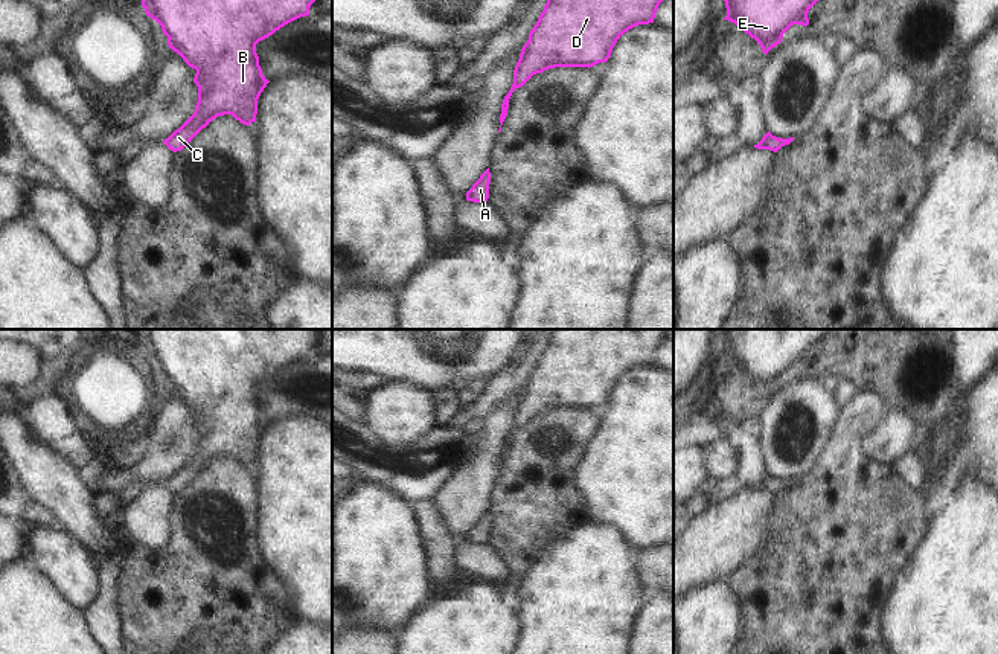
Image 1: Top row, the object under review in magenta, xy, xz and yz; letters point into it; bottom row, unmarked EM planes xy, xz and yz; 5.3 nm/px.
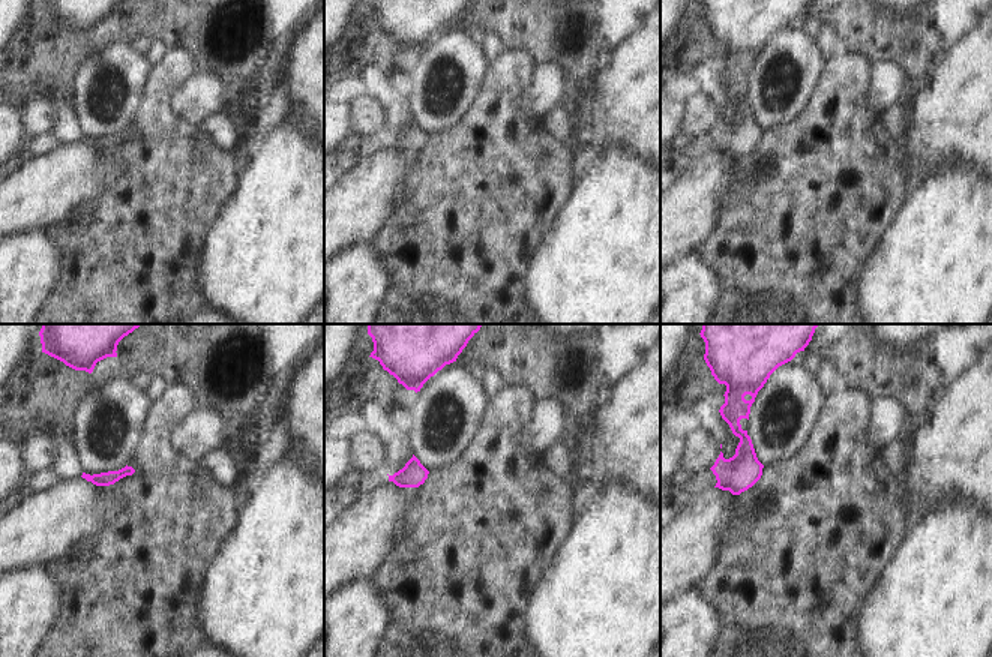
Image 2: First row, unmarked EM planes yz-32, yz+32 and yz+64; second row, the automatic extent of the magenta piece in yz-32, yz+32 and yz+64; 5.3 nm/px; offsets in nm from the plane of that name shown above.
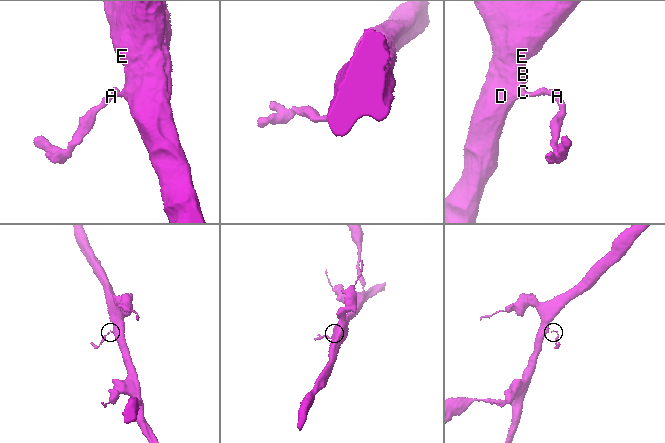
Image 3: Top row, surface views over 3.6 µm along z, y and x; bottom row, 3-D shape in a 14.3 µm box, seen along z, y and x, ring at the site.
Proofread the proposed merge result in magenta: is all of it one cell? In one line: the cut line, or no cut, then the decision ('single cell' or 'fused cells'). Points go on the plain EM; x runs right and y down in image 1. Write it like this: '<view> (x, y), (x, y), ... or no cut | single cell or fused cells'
no cut | single cell

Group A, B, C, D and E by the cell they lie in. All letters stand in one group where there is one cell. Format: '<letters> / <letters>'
A B C D E

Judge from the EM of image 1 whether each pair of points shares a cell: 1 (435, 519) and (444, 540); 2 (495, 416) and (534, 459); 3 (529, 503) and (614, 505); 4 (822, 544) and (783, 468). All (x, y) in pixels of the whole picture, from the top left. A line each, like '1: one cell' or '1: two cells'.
1: one cell
2: two cells
3: two cells
4: two cells

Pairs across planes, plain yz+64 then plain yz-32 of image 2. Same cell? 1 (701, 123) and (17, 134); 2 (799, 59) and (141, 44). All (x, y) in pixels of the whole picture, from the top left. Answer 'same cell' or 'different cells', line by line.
1: different cells
2: different cells

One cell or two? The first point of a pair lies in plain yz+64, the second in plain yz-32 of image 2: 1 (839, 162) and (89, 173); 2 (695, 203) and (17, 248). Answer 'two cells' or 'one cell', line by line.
1: two cells
2: two cells

